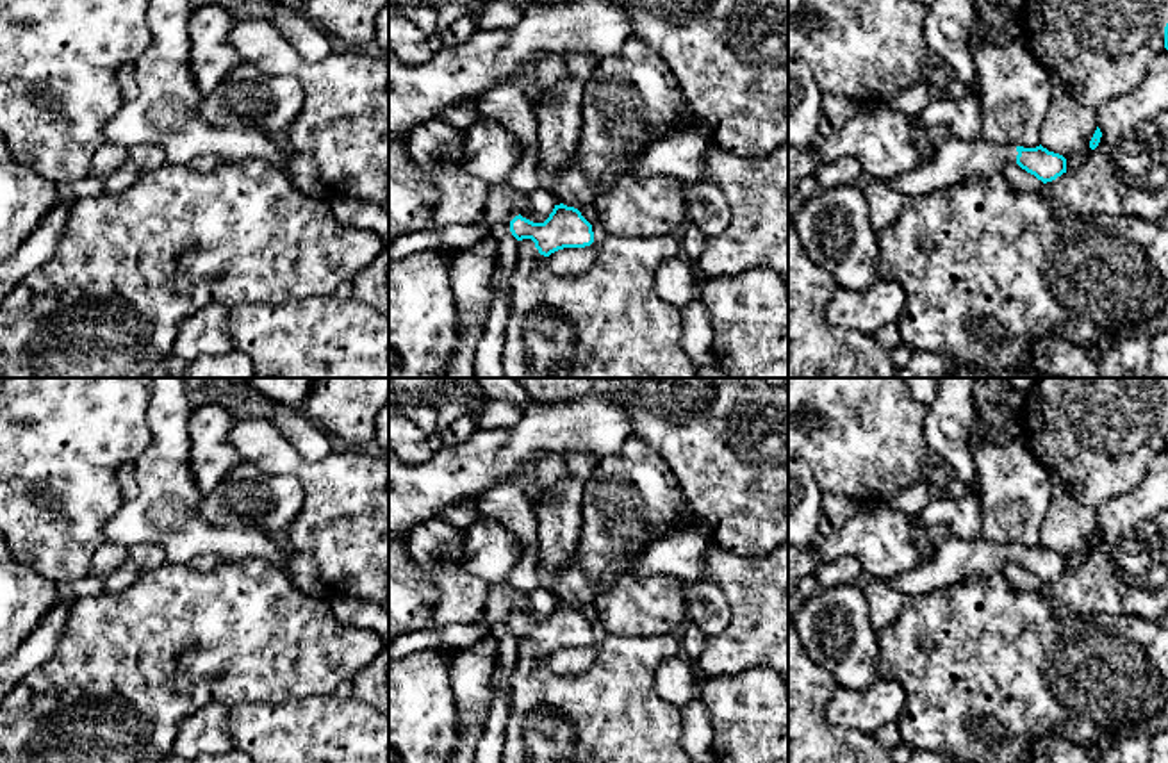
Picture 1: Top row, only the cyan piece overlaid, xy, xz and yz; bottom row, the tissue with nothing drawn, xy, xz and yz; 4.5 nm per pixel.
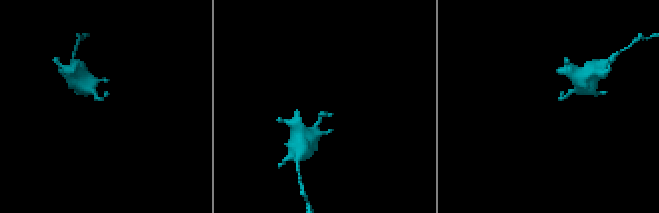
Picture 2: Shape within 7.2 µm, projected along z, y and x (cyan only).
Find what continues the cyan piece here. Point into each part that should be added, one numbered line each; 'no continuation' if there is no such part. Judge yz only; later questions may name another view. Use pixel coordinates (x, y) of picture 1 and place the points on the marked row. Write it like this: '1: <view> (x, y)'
1: yz (954, 161)

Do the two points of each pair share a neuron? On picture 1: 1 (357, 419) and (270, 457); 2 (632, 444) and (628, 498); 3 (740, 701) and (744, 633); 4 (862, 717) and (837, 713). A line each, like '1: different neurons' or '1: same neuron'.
1: different neurons
2: same neuron
3: different neurons
4: same neuron

